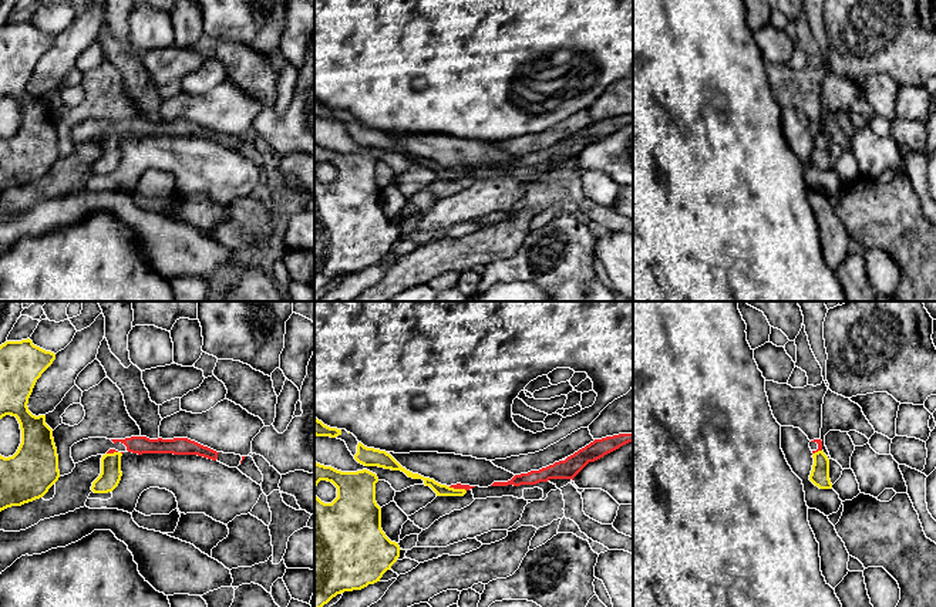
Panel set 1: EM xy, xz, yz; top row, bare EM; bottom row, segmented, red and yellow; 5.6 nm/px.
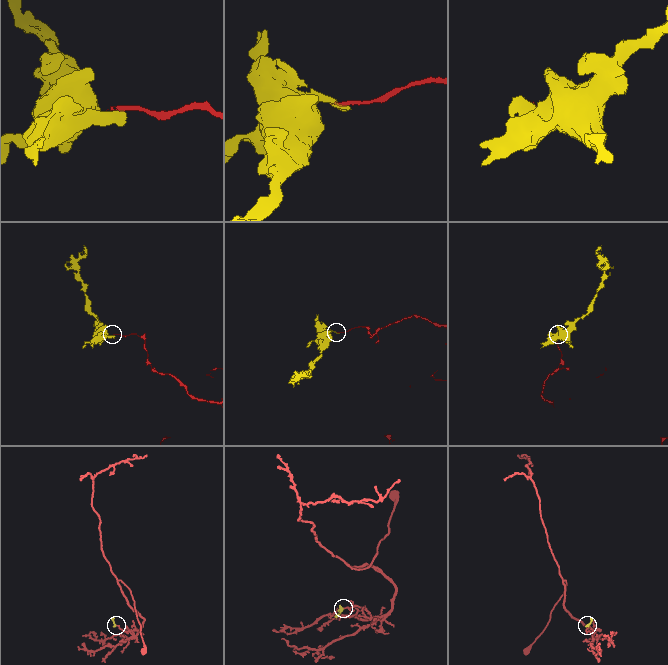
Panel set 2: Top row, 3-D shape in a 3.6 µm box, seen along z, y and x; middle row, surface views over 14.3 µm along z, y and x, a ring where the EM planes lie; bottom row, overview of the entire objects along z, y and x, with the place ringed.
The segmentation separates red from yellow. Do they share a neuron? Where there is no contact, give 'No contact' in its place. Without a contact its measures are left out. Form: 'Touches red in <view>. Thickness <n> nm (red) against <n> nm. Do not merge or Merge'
Touches red in xz. Thickness 30 nm (red) against 70 nm. Do not merge

